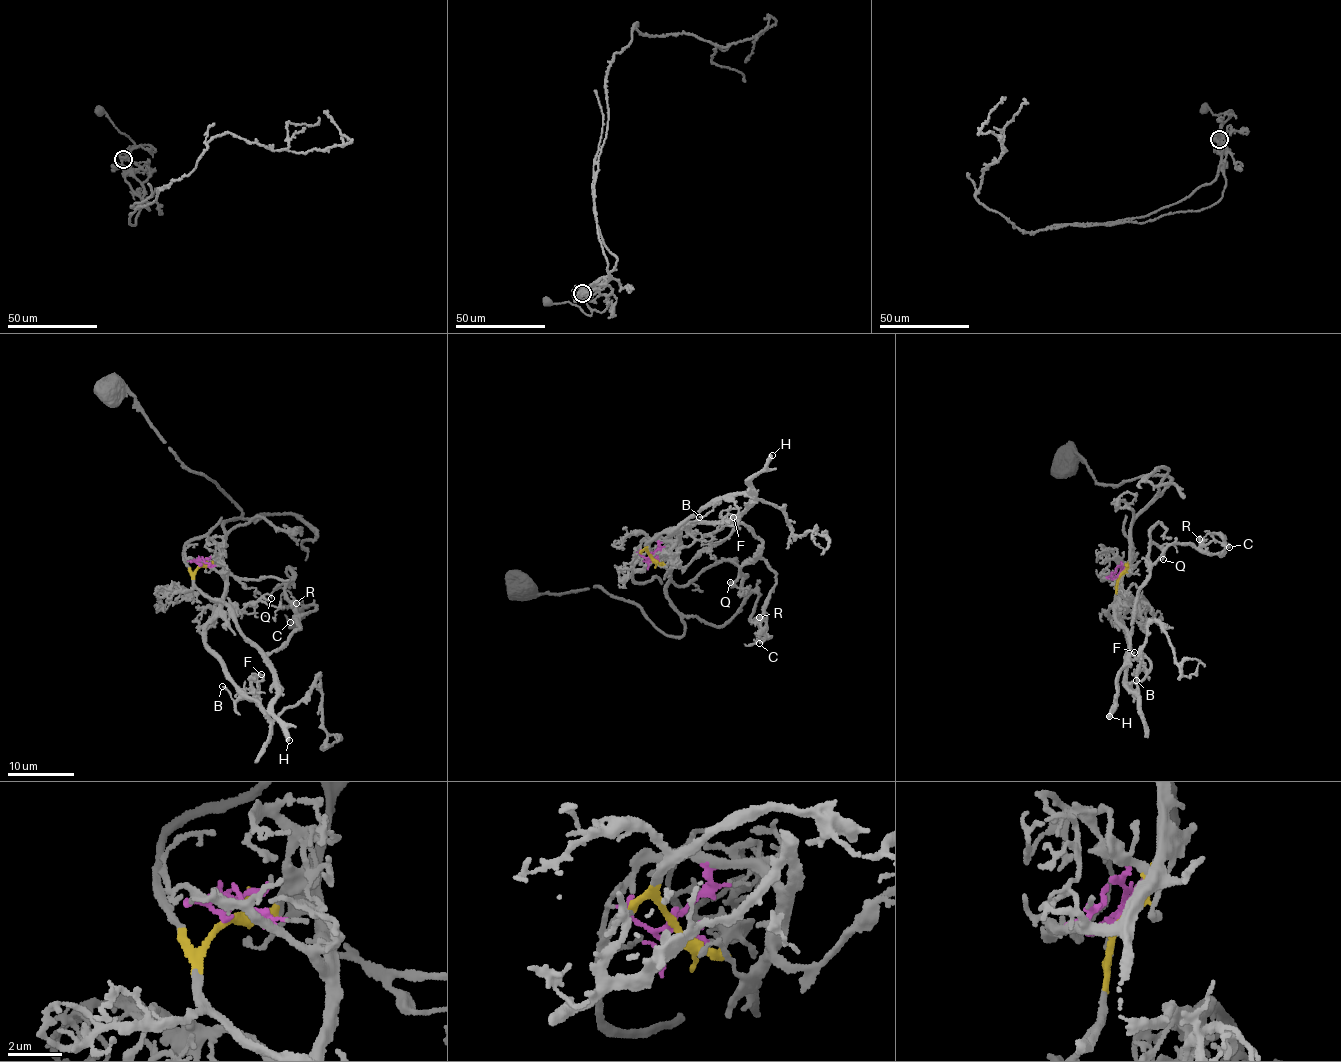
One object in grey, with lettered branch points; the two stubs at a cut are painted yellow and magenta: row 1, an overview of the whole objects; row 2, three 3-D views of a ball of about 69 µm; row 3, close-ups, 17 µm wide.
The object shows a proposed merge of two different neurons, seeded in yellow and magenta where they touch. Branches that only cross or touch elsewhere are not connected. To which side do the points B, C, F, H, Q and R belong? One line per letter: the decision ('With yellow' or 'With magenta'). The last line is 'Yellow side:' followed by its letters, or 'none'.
B: With magenta
C: With yellow
F: With magenta
H: With yellow
Q: With yellow
R: With yellow
Yellow side: C, H, Q, R

